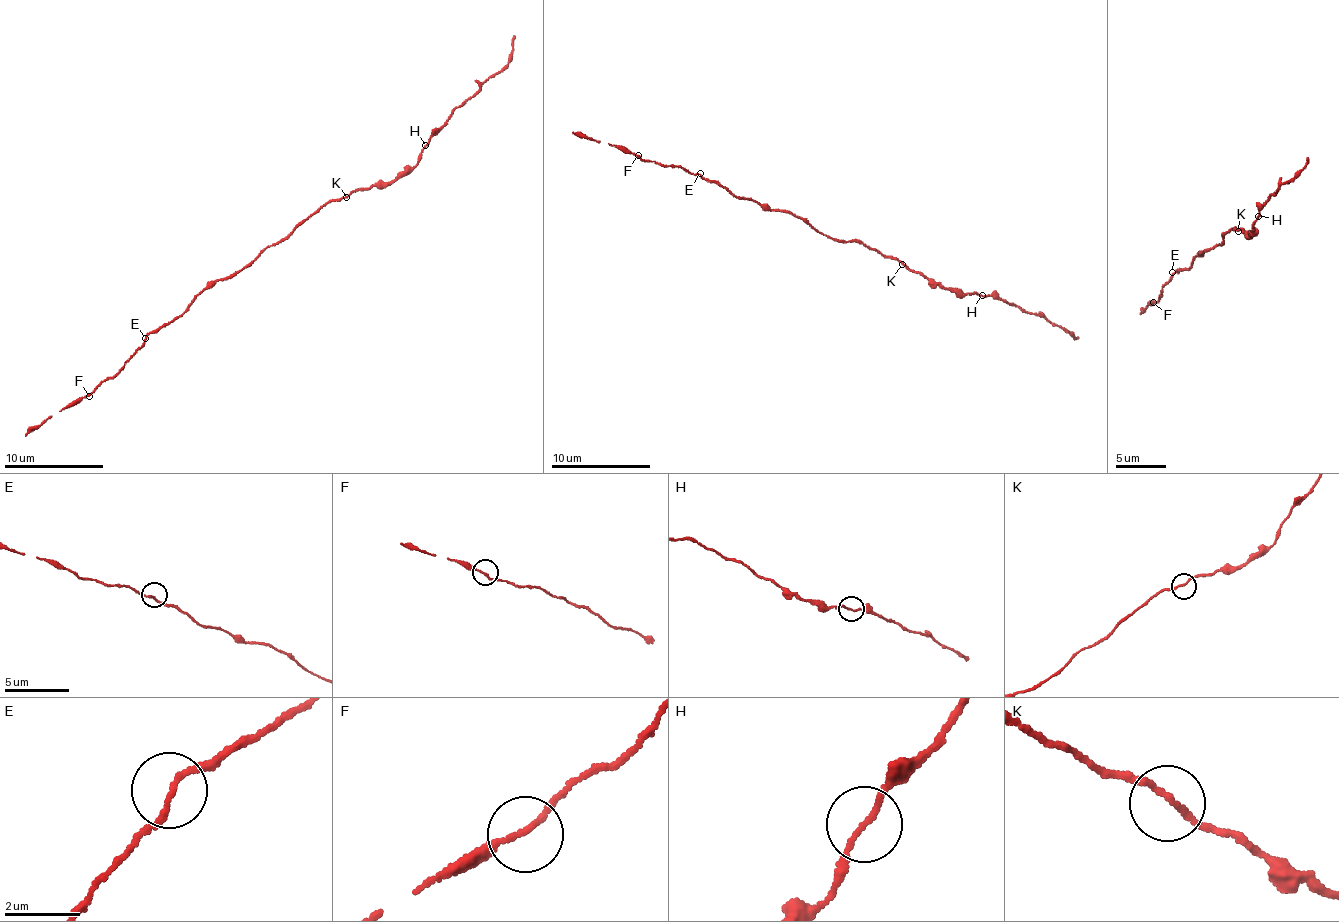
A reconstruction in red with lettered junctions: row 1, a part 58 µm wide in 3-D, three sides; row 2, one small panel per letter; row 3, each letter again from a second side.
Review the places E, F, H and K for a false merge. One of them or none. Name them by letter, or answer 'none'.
none

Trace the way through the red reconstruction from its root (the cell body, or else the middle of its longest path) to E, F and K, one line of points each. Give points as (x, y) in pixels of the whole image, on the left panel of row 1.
E: (281, 238), (233, 276), (215, 279), (178, 316), (145, 338)
F: (281, 238), (233, 276), (215, 279), (178, 316), (149, 333), (124, 366), (89, 396)
K: (281, 238), (330, 201), (346, 197)

